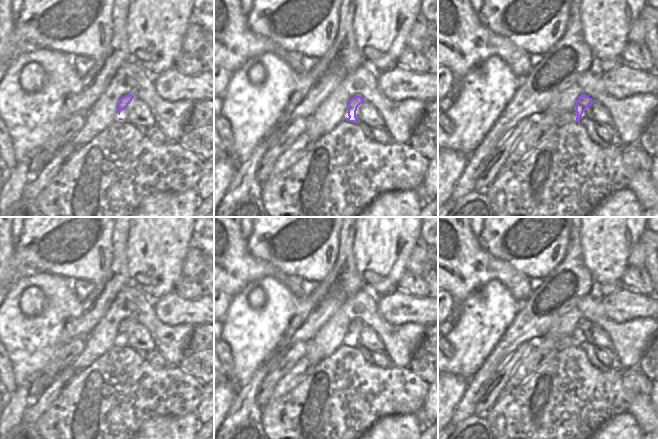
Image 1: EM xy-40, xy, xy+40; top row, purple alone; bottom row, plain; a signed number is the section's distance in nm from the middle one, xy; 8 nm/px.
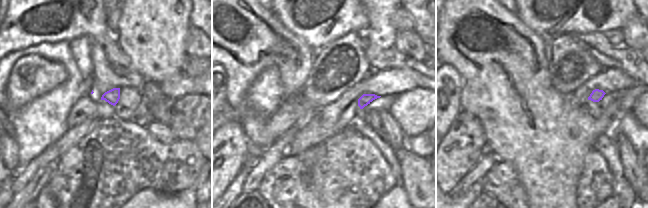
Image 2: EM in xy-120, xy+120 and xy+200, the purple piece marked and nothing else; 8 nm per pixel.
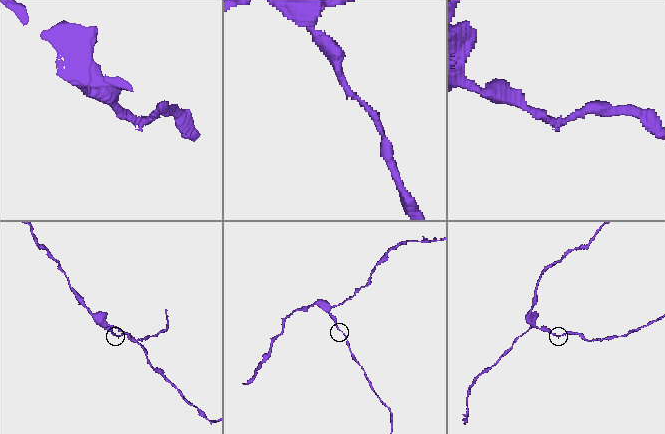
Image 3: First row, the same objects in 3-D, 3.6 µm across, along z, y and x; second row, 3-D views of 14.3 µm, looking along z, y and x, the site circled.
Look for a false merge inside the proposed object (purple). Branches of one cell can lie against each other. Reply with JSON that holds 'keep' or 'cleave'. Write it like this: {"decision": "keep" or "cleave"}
{"decision": "keep"}

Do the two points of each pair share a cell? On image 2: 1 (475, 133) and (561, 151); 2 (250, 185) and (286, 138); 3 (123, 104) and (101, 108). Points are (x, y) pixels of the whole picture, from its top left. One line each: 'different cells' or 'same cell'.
1: different cells
2: same cell
3: different cells

